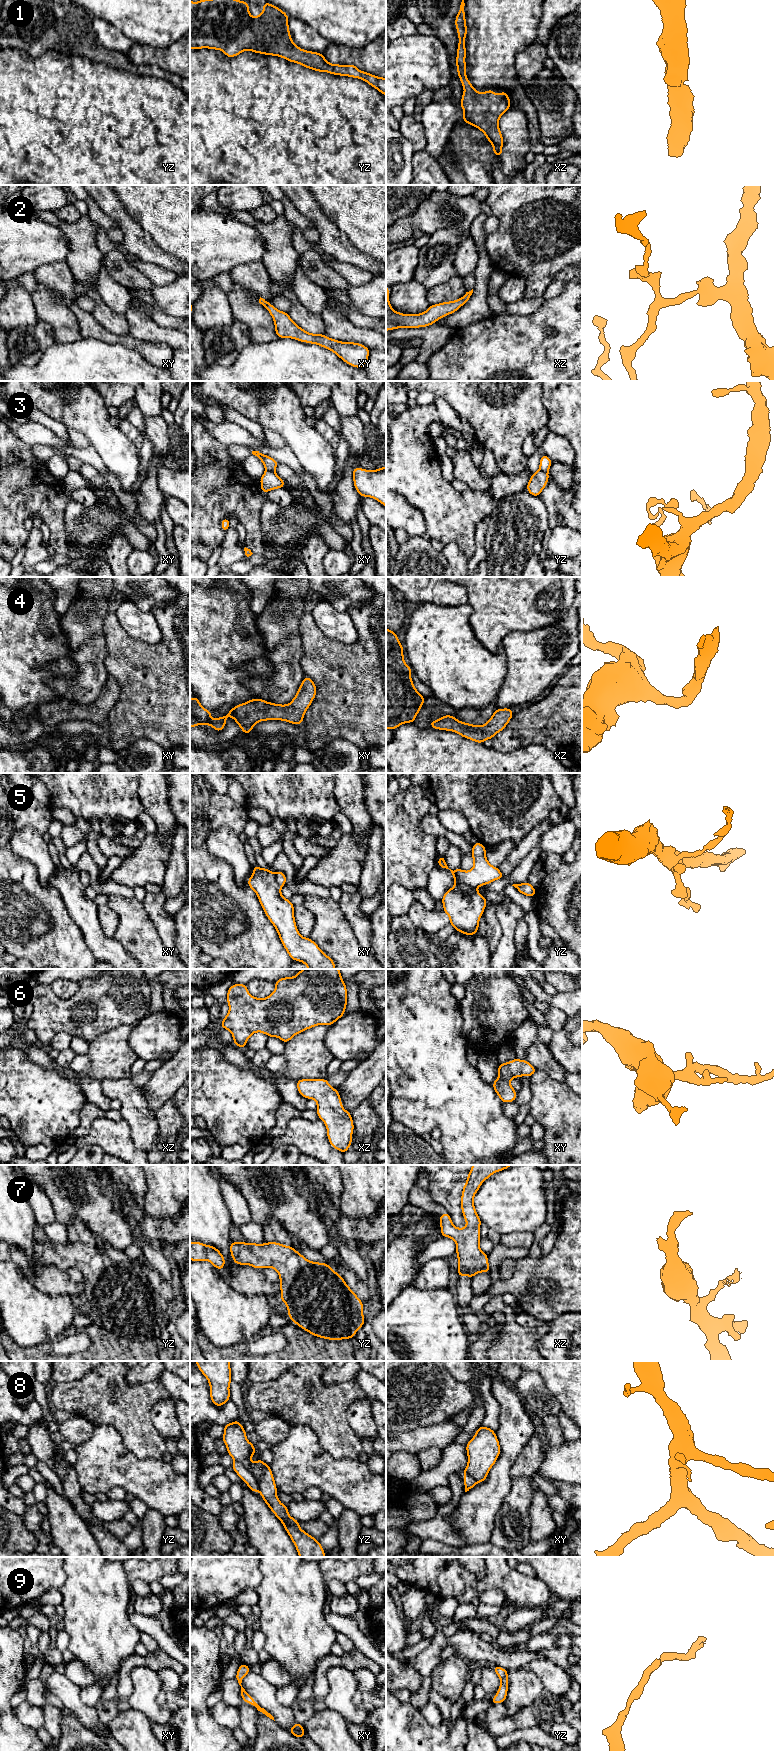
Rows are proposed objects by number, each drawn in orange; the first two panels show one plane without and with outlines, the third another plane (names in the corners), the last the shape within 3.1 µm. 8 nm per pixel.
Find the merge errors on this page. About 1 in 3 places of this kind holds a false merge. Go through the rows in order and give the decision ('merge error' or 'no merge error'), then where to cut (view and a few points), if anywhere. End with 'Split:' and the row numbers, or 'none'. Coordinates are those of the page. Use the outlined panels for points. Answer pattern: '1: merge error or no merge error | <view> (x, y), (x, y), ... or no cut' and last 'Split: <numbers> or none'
1: no merge error | no cut
2: no merge error | no cut
3: merge error | xy (266, 470), (274, 472)
4: no merge error | no cut
5: merge error | yz (453, 871), (462, 882), (475, 888)
6: no merge error | no cut
7: no merge error | no cut
8: merge error | yz (234, 1460), (240, 1461), (250, 1471), (259, 1488)
9: no merge error | no cut
Split: 3, 5, 8

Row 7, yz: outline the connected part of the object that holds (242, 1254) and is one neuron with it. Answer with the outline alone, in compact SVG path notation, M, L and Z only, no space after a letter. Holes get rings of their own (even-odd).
M247 1242L230 1243L230 1253L233 1262L238 1265L250 1265L255 1269L273 1268L280 1278L280 1300L287 1305L288 1316L296 1325L309 1332L313 1336L323 1339L339 1341L355 1337L359 1328L365 1323L363 1315L363 1302L350 1289L345 1280L335 1272L327 1263L312 1262L291 1246L277 1242L266 1242L264 1244Z

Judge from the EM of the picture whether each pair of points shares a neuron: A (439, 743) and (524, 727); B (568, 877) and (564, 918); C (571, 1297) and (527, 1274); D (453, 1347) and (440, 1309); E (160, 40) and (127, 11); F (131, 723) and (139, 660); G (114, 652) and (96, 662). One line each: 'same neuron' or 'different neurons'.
A: different neurons
B: same neuron
C: same neuron
D: same neuron
E: same neuron
F: same neuron
G: different neurons

